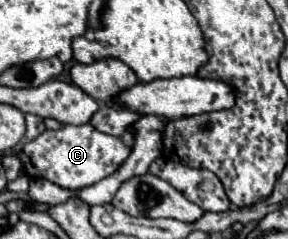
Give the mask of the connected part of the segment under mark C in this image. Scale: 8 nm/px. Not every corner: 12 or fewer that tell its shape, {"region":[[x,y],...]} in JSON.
{"region":[[91,124],[45,130],[17,158],[31,178],[79,190],[131,154]]}

